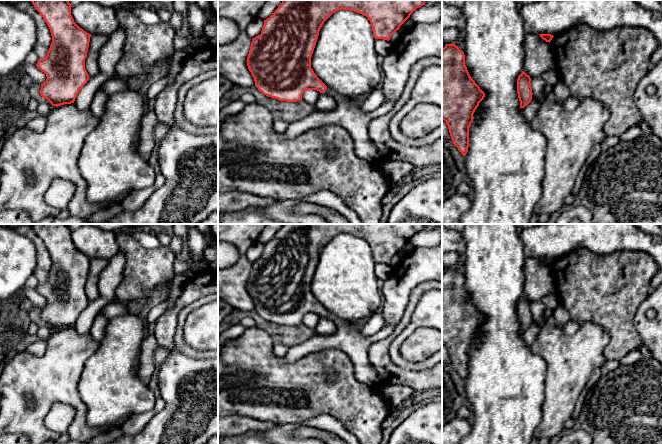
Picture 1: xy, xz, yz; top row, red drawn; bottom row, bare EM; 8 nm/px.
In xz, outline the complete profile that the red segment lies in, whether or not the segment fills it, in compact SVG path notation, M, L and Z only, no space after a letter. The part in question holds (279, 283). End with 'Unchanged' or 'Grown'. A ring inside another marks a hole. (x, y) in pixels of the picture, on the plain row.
M282 224L275 236L266 244L261 258L252 263L247 281L247 290L251 296L255 310L264 319L280 325L297 326L307 314L317 314L331 319L337 326L333 335L315 335L310 339L289 347L282 357L286 363L294 362L302 357L324 349L339 349L351 360L358 381L368 385L381 385L380 376L368 360L369 346L377 340L391 335L394 326L384 325L374 335L365 337L360 329L352 328L351 323L337 317L326 310L311 292L311 281L324 246L338 234L358 236L368 242L375 263L389 265L391 260L425 224Z. Grown

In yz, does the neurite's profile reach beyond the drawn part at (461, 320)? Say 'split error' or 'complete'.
complete

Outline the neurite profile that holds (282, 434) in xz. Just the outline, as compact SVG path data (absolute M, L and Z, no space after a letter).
M321 414L299 423L276 424L274 429L261 432L261 435L276 444L326 444L321 439L314 437L294 438L293 431L301 426L333 433L346 444L360 444L358 439L345 429L340 421L328 414Z

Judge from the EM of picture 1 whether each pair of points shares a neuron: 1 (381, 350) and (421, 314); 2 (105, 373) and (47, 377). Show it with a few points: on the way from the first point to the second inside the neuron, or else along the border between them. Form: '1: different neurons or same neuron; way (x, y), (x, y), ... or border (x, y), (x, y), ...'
1: different neurons; border (412, 313), (409, 323), (391, 343), (388, 354)
2: different neurons; border (92, 354), (84, 365), (77, 387), (81, 399)

